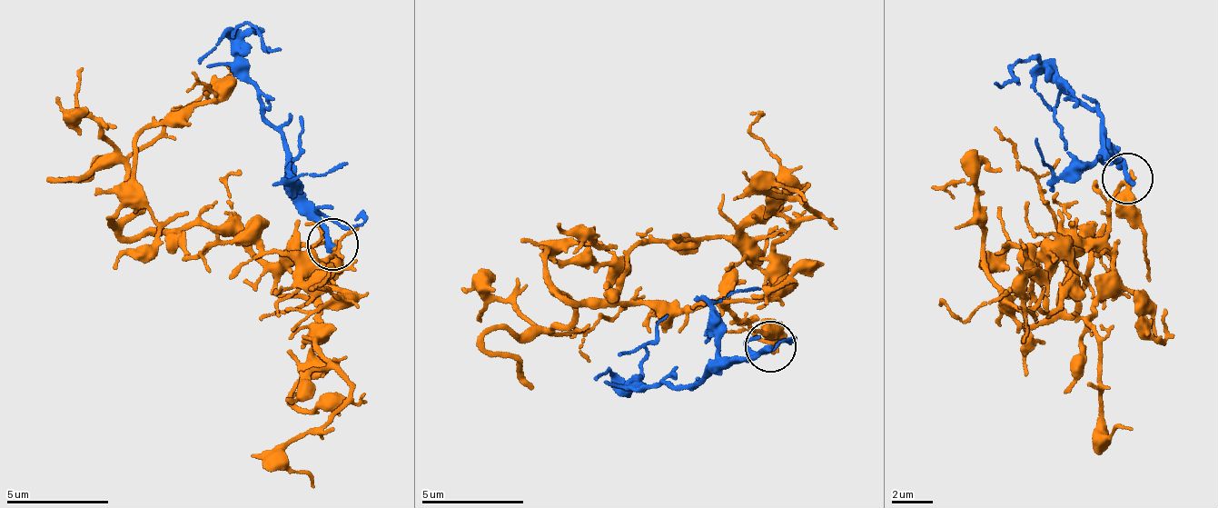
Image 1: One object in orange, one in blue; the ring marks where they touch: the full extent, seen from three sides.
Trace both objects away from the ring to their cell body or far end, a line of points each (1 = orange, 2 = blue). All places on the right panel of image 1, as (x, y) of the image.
1: (1128, 180), (1049, 312), (1036, 260), (1044, 273), (964, 320), (939, 305)
2: (1128, 180), (1125, 158), (1106, 145), (1104, 115), (1034, 60), (1011, 68), (1012, 78), (994, 84)

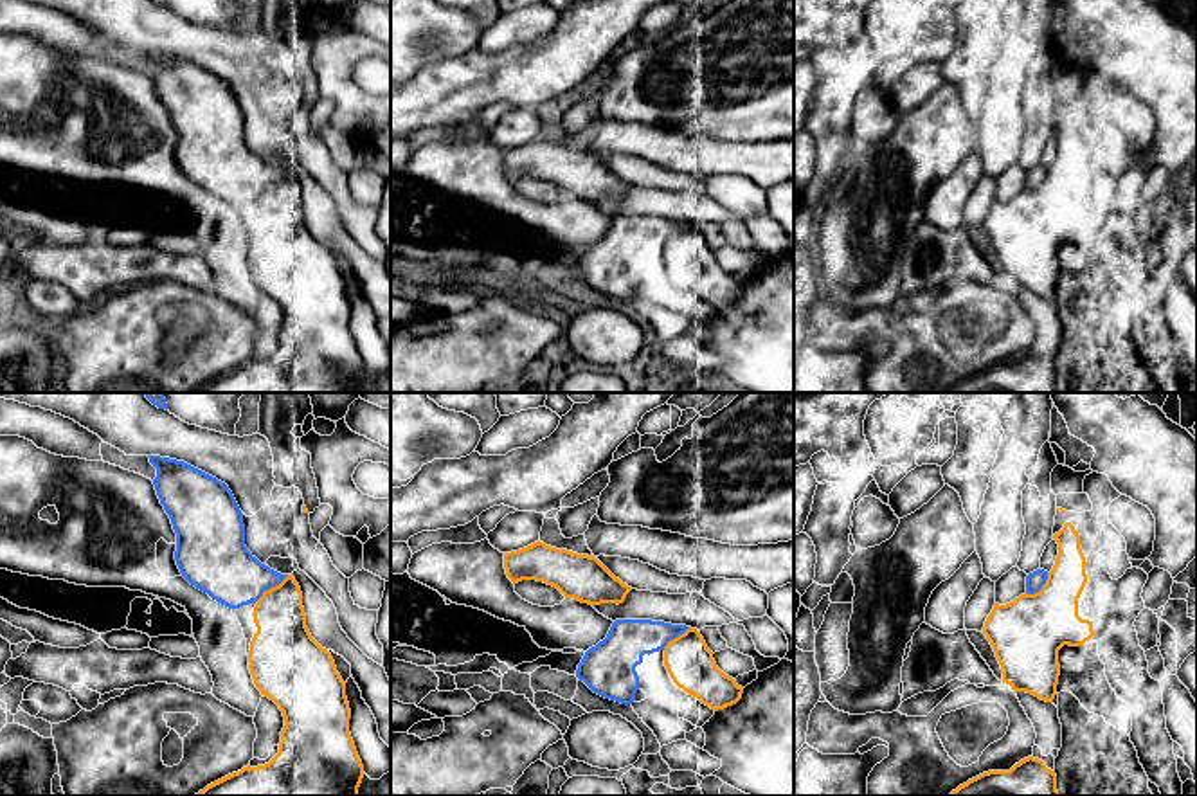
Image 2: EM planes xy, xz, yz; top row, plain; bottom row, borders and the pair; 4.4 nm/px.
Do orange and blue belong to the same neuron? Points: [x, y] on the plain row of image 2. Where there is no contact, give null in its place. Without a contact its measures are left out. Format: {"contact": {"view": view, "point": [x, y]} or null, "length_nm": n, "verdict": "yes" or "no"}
{"contact": {"view": "xy", "point": [272, 184]}, "length_nm": 190, "verdict": "no"}

